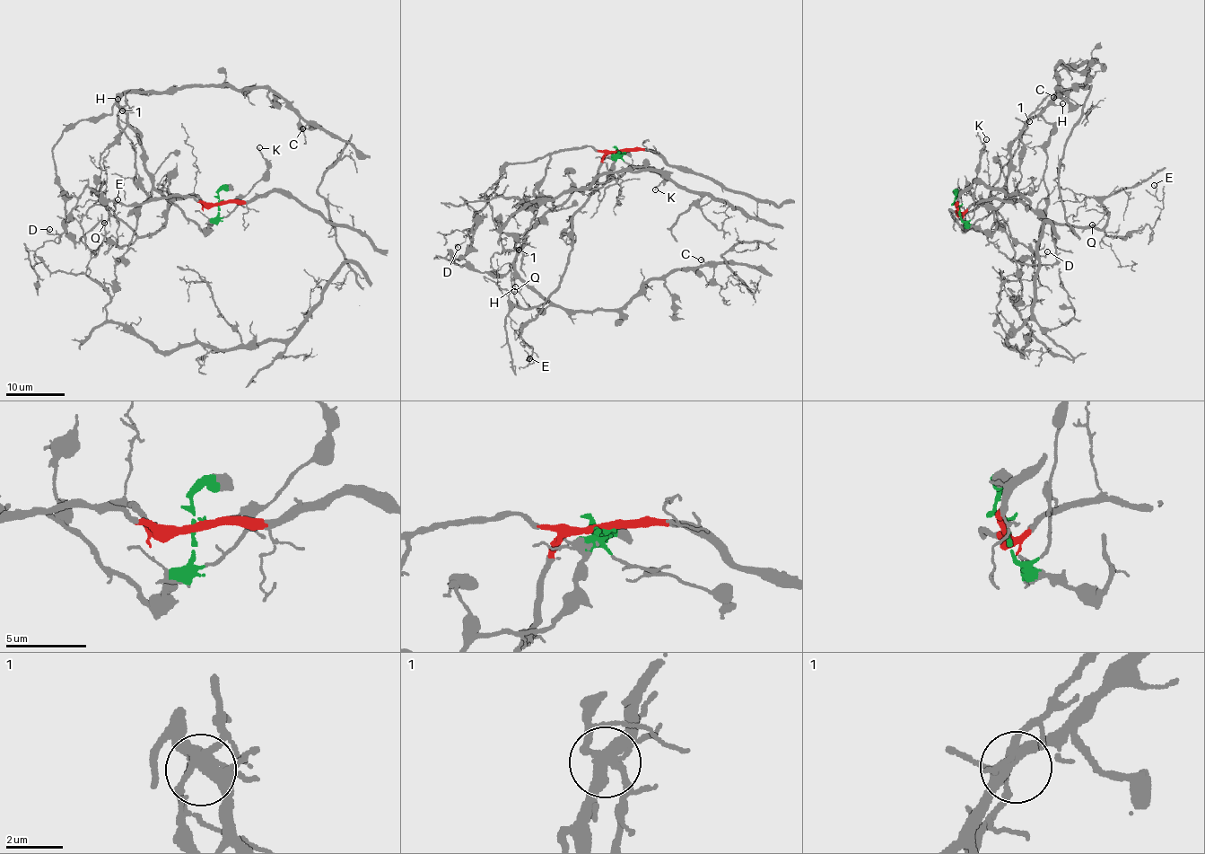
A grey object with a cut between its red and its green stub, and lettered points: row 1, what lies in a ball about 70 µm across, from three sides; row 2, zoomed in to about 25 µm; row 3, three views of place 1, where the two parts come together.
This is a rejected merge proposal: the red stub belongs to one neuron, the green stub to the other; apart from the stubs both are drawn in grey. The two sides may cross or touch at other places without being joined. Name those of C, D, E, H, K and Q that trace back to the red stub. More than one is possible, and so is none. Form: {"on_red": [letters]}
{"on_red": ["D", "E", "Q"]}

